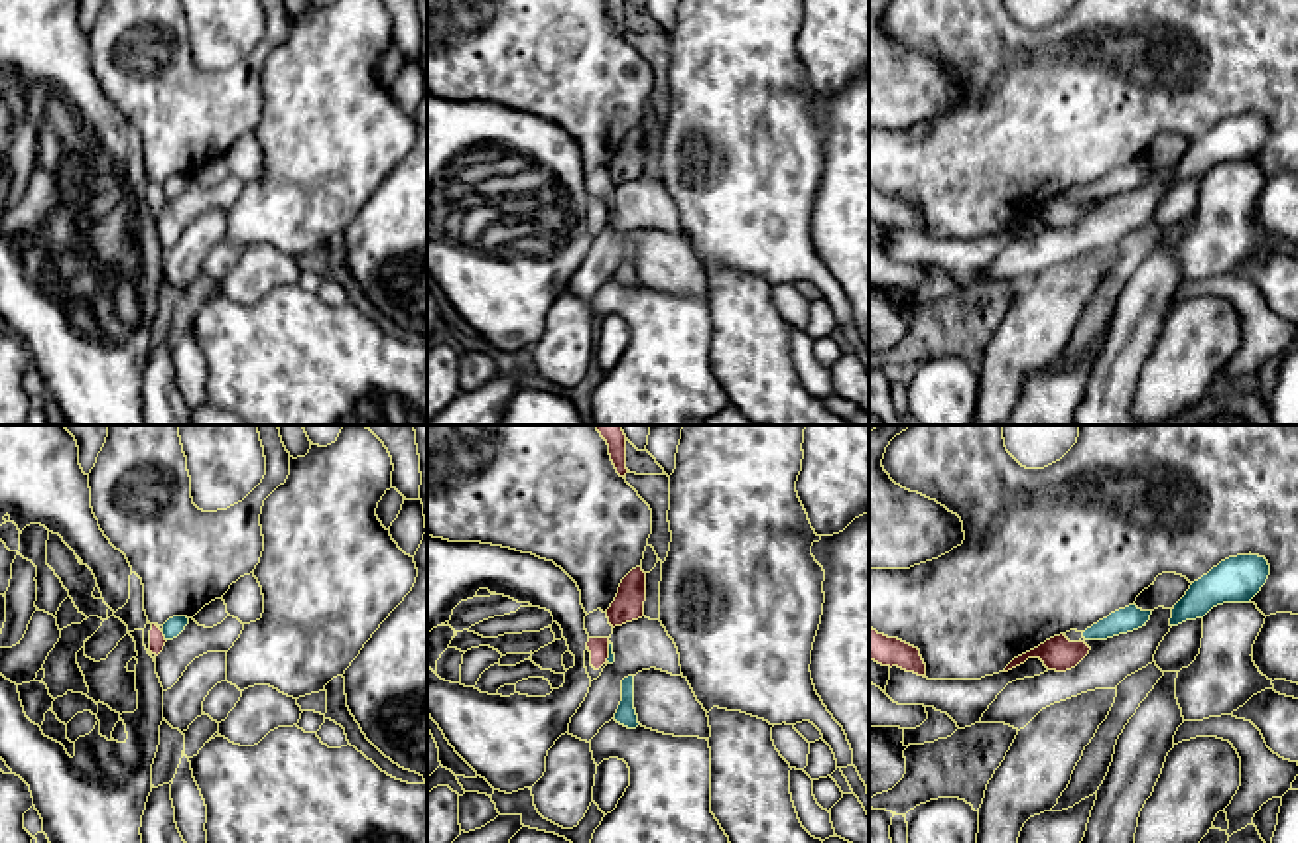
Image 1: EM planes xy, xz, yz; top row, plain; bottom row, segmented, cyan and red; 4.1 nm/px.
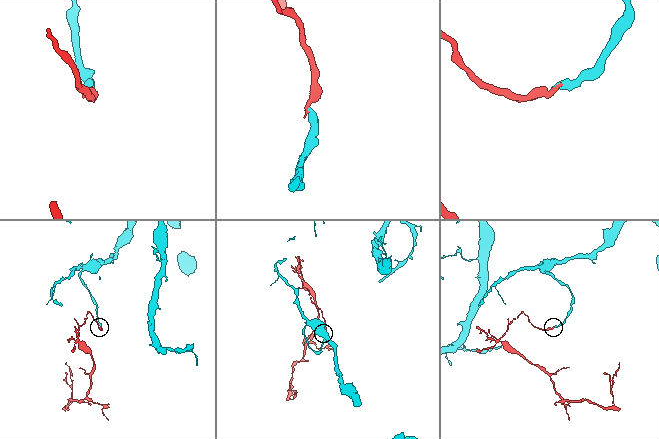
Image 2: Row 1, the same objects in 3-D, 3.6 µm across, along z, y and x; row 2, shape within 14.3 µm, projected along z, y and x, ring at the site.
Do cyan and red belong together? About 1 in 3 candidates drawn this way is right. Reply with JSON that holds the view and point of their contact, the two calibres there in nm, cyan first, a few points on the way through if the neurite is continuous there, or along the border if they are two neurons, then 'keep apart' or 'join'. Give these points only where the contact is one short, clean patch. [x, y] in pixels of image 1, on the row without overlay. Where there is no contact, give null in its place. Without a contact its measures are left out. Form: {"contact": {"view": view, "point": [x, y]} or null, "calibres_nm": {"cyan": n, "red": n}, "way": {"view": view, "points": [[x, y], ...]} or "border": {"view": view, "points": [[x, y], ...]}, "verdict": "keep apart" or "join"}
{"contact": {"view": "xy", "point": [164, 194]}, "calibres_nm": {"cyan": 80, "red": 70}, "border": {"view": "xy", "points": [[162, 192], [166, 199]]}, "verdict": "keep apart"}

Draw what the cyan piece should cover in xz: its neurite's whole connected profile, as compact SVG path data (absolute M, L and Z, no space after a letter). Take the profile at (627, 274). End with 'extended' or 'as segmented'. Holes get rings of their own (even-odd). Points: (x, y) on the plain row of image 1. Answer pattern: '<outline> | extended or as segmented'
M634 234L622 238L622 260L613 278L628 288L640 284L634 268Z | as segmented

